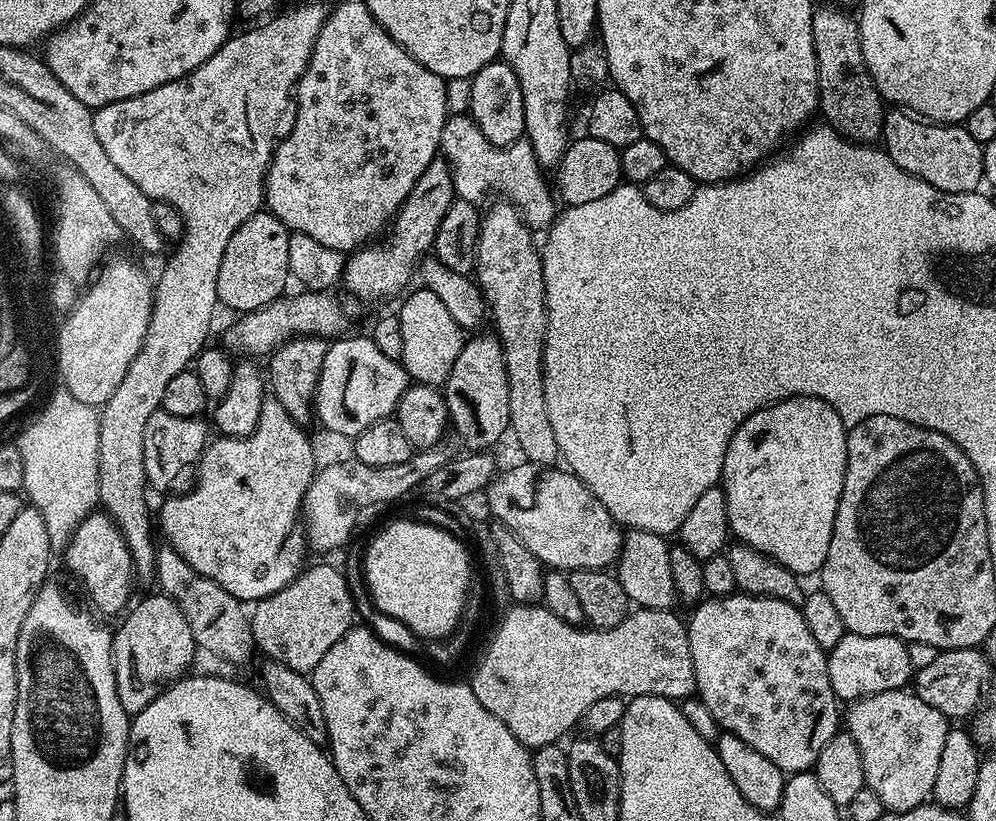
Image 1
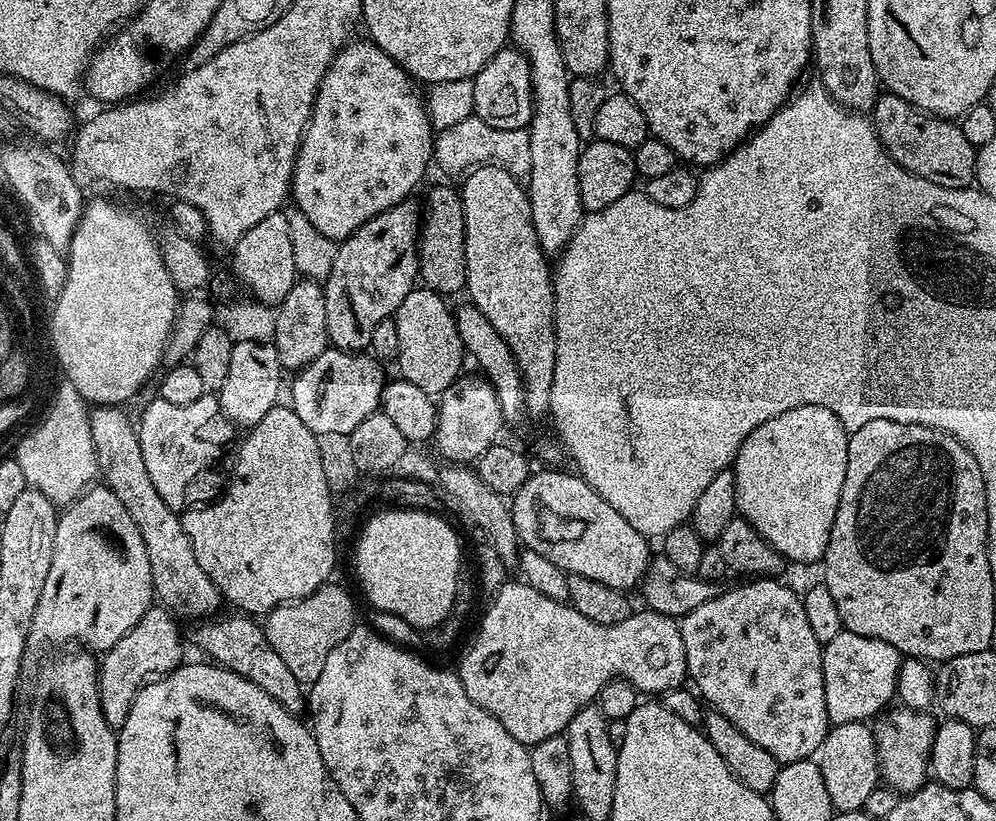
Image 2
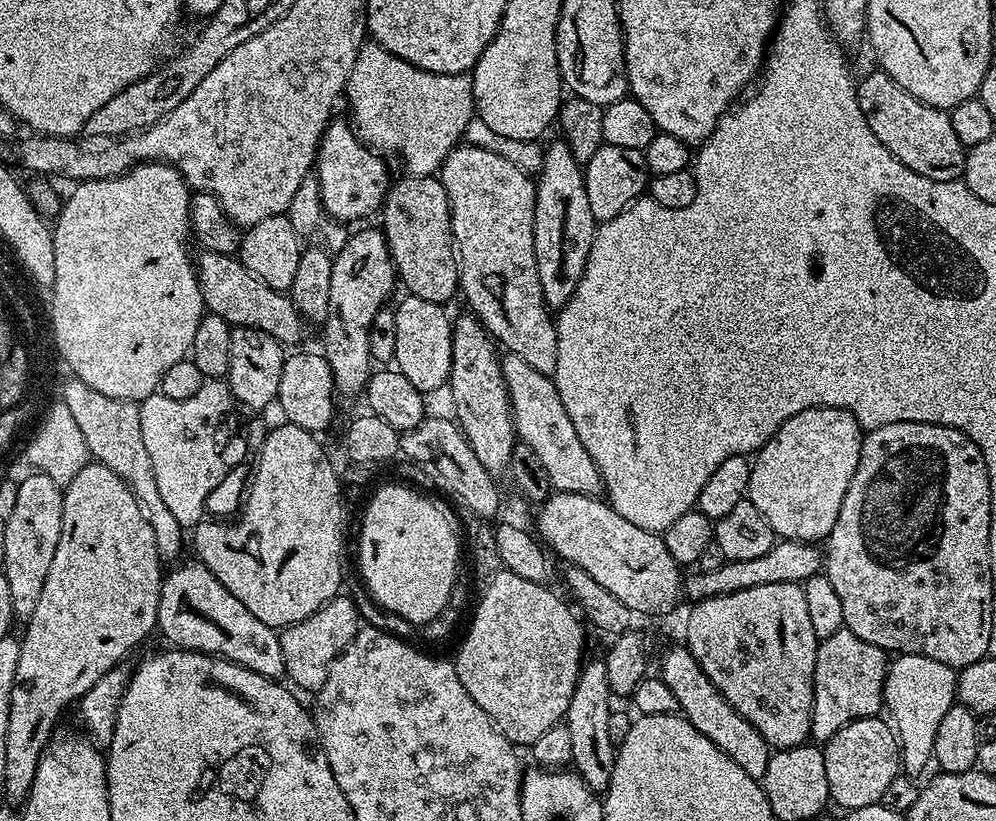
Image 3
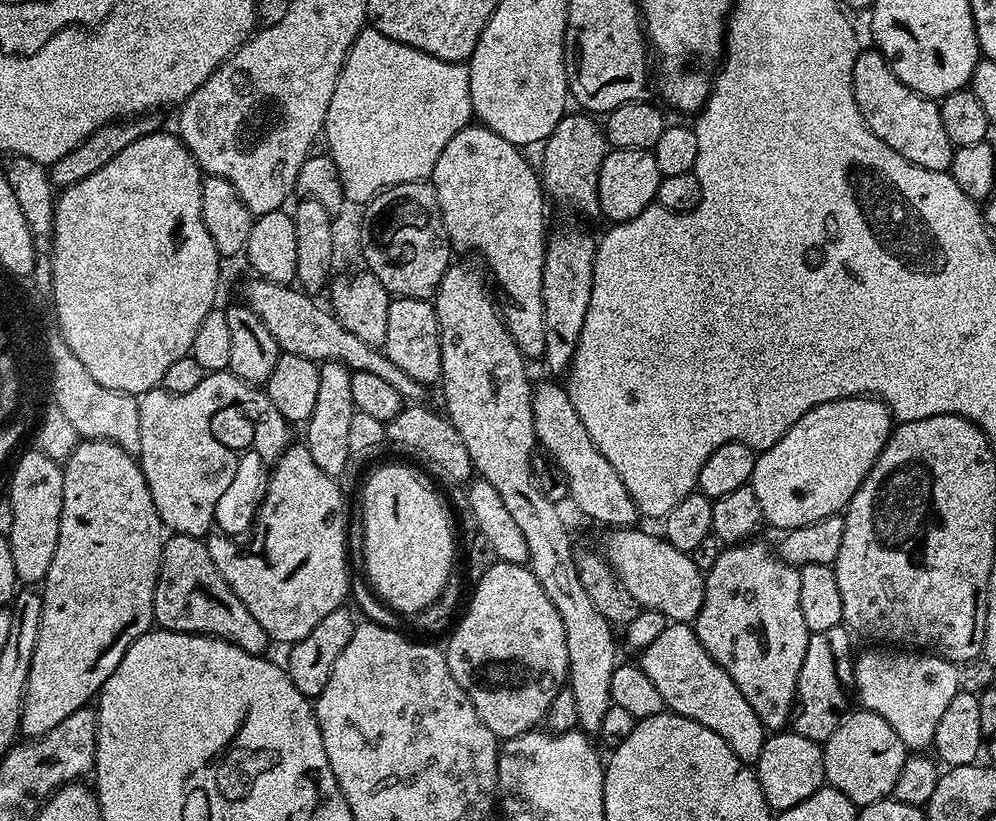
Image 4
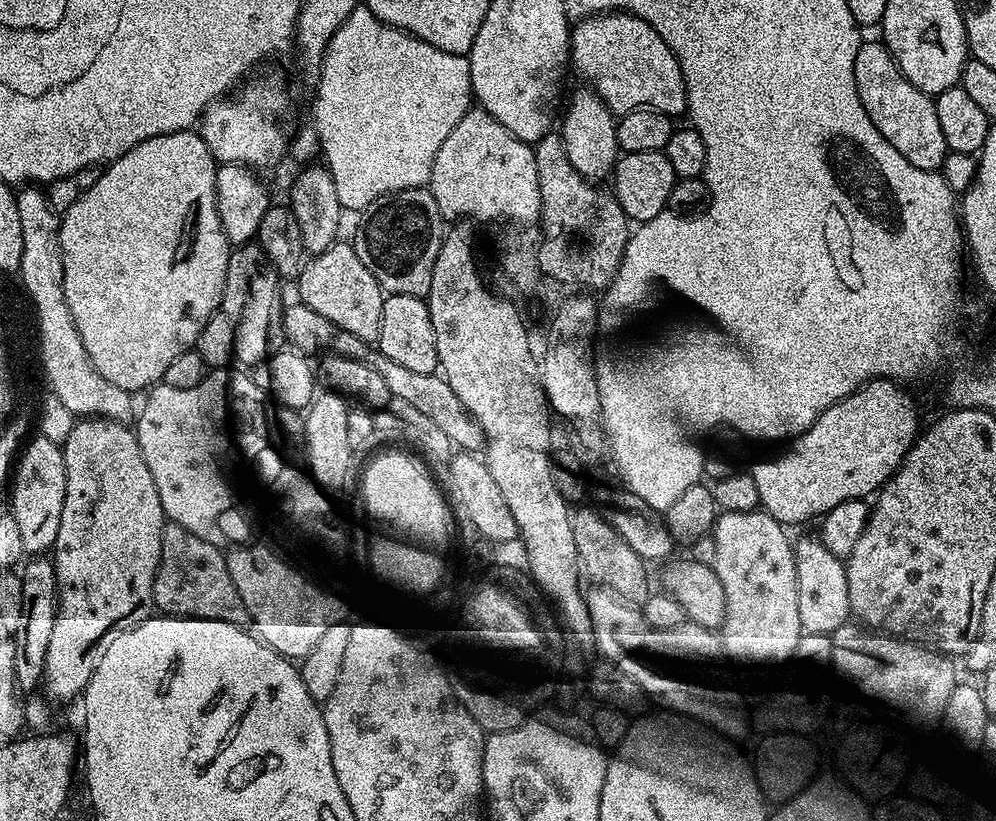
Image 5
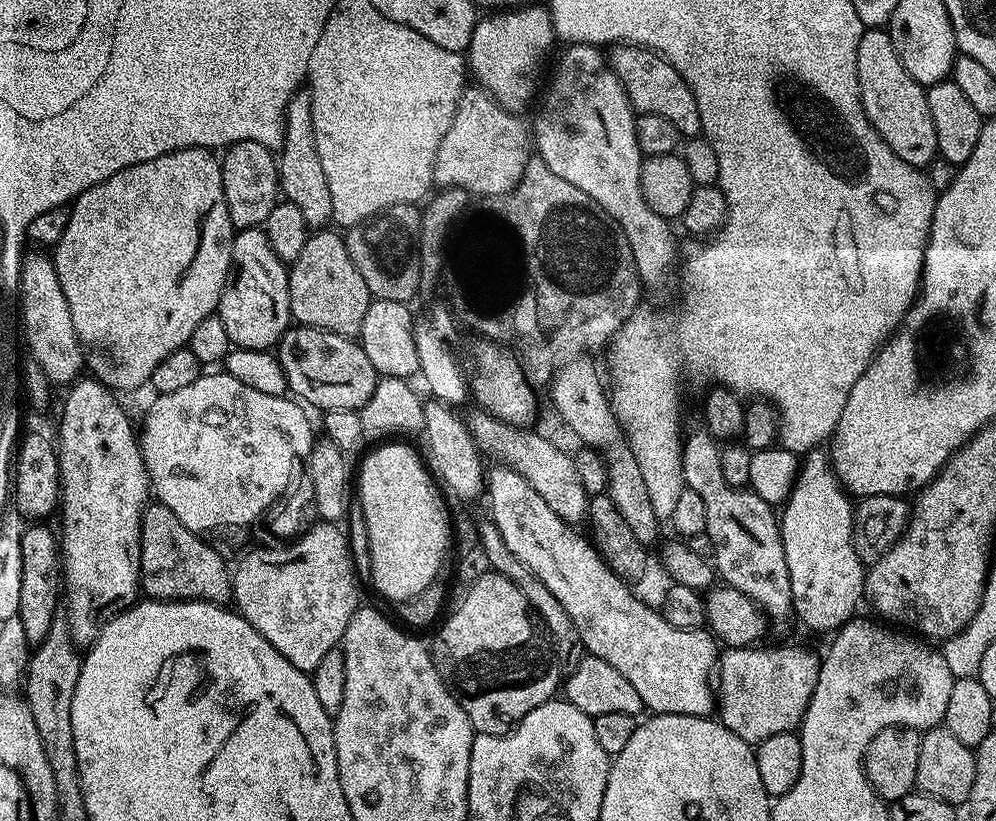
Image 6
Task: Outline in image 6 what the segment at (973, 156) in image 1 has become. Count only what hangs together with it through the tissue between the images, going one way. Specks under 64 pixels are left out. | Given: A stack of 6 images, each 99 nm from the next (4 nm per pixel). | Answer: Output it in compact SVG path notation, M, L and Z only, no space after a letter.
M883 27L864 31L858 42L858 86L866 118L878 130L882 142L910 166L927 169L937 159L938 134L934 134L934 118L930 118L928 93L902 66L898 50Z

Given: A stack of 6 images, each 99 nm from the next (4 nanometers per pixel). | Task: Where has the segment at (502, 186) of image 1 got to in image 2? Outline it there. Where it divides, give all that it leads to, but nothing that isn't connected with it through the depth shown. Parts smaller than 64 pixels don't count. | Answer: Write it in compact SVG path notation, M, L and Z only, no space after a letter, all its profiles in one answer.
M478 115L464 118L457 125L441 129L433 139L433 161L448 176L461 177L475 167L483 164L497 164L506 169L513 177L519 180L527 179L530 172L530 138L526 128L498 129L484 122Z

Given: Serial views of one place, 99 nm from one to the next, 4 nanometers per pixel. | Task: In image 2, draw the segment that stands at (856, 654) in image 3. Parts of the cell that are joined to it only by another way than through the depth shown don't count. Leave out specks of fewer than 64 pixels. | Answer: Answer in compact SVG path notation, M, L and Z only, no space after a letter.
M842 631L838 638L830 638L830 642L823 645L823 650L822 678L826 686L829 725L871 721L871 716L879 717L892 704L891 700L897 699L902 657L890 642Z

